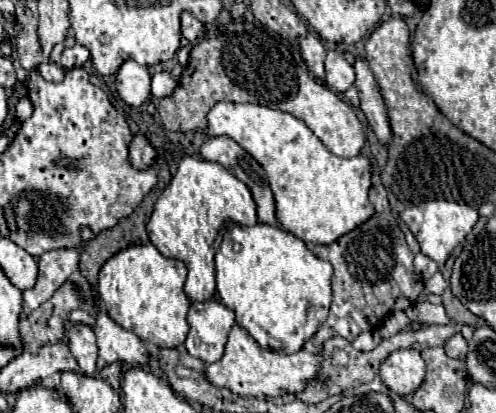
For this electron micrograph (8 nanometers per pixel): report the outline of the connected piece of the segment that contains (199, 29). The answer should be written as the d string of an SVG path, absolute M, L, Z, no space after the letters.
M182 13L180 21L182 21L182 37L188 39L190 43L198 41L204 35L204 25L196 17L192 17L190 13Z

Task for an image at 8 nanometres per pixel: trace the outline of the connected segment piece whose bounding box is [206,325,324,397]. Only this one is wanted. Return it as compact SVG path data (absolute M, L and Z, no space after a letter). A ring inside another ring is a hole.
M234 325L228 343L224 349L224 357L218 363L206 367L206 377L216 387L226 387L232 393L244 397L282 397L288 393L302 393L306 385L322 373L322 357L320 353L308 353L300 349L298 353L286 355L272 349L262 349L242 327Z

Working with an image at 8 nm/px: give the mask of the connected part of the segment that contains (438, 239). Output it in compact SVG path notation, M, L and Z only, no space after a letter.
M424 201L420 205L408 207L400 213L400 219L406 223L406 227L414 233L414 237L420 243L420 249L426 257L434 259L440 267L446 265L456 245L472 231L472 227L478 221L478 211L466 203L456 201Z

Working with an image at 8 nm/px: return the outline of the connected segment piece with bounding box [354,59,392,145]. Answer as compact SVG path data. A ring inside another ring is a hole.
M356 59L354 69L356 69L356 87L360 93L360 109L364 111L378 141L382 145L390 145L392 129L390 129L390 121L388 121L388 109L380 95L380 87L364 59Z

